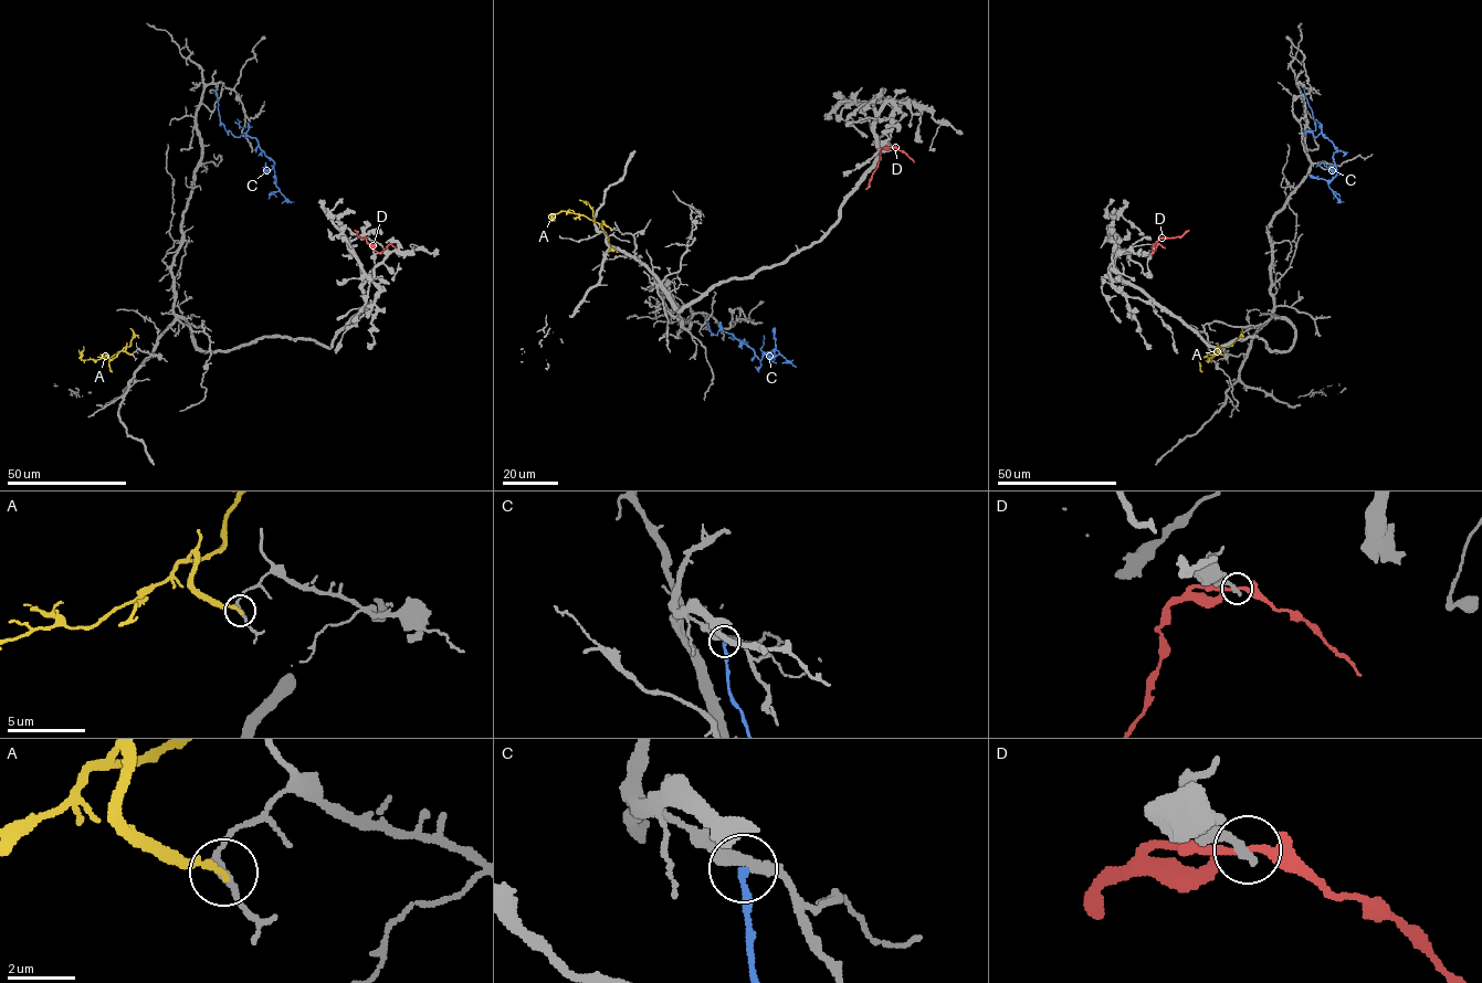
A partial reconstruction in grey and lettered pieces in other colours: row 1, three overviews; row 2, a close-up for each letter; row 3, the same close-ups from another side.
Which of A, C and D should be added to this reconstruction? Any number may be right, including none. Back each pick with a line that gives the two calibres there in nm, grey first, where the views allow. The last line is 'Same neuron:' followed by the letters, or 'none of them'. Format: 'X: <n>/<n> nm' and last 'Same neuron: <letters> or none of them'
A: 110/180 nm
Same neuron: A

